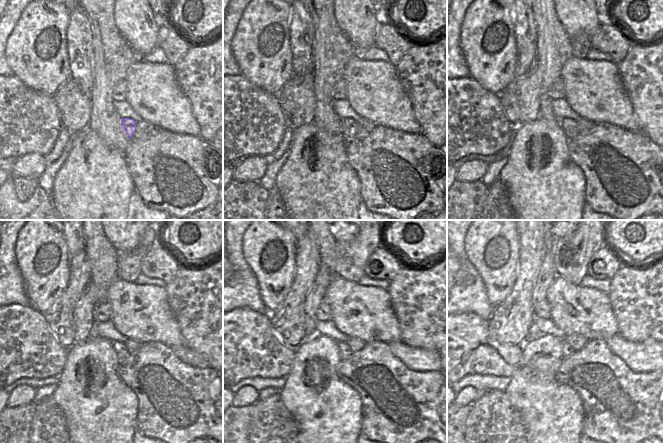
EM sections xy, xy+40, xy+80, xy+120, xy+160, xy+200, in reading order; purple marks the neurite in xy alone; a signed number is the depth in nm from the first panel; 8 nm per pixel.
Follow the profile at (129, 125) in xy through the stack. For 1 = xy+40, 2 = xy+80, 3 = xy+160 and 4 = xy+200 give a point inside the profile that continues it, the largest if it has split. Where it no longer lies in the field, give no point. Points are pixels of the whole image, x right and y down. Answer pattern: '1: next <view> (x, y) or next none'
1: next xy+40 (349, 126)
2: next xy+80 (558, 131)
3: next xy+160 (331, 352)
4: next xy+200 (554, 350)

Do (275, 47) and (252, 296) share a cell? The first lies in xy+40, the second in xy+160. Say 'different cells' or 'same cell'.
different cells

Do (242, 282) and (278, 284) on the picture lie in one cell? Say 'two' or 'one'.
two

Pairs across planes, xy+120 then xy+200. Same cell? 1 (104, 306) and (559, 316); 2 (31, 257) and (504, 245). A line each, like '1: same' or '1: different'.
1: different
2: same

